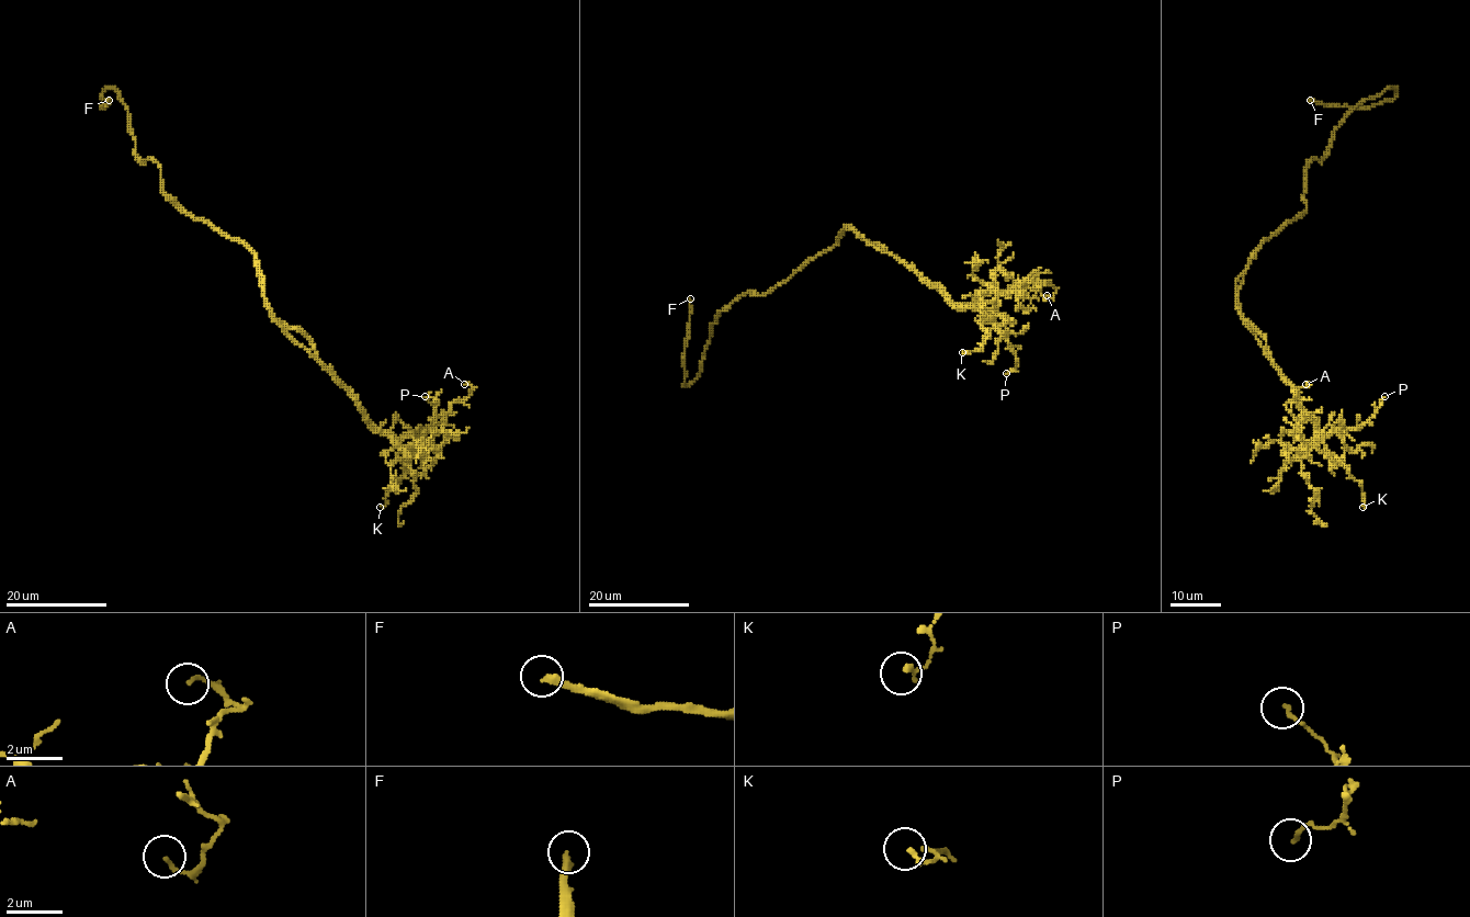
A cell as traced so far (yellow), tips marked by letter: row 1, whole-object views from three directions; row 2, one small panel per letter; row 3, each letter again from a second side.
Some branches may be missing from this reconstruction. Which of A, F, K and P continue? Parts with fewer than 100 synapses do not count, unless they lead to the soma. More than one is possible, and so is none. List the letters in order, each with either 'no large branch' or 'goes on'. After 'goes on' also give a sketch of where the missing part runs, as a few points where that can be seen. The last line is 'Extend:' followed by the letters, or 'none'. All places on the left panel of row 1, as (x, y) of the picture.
A: no large branch
F: goes on; course (109, 100), (126, 97), (139, 108), (139, 112), (94, 103), (111, 102), (120, 93), (126, 93)
K: no large branch
P: no large branch
Extend: F

